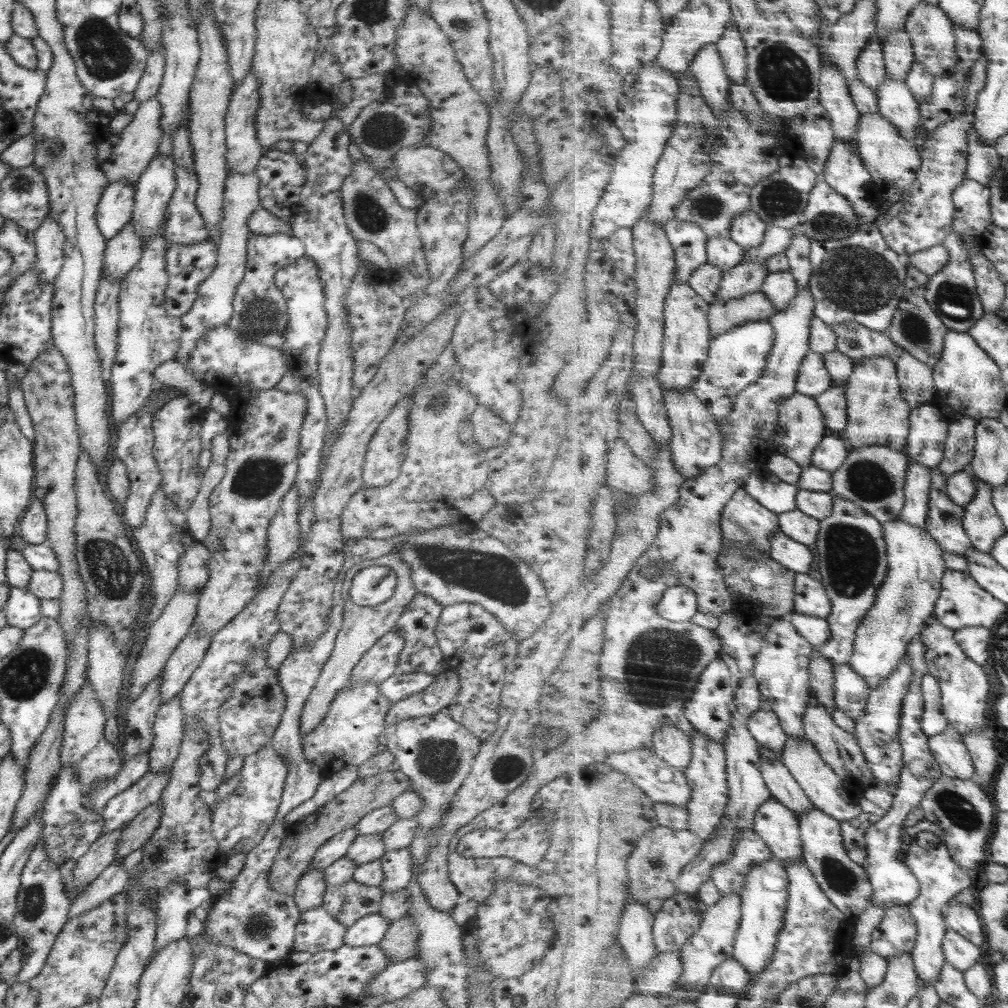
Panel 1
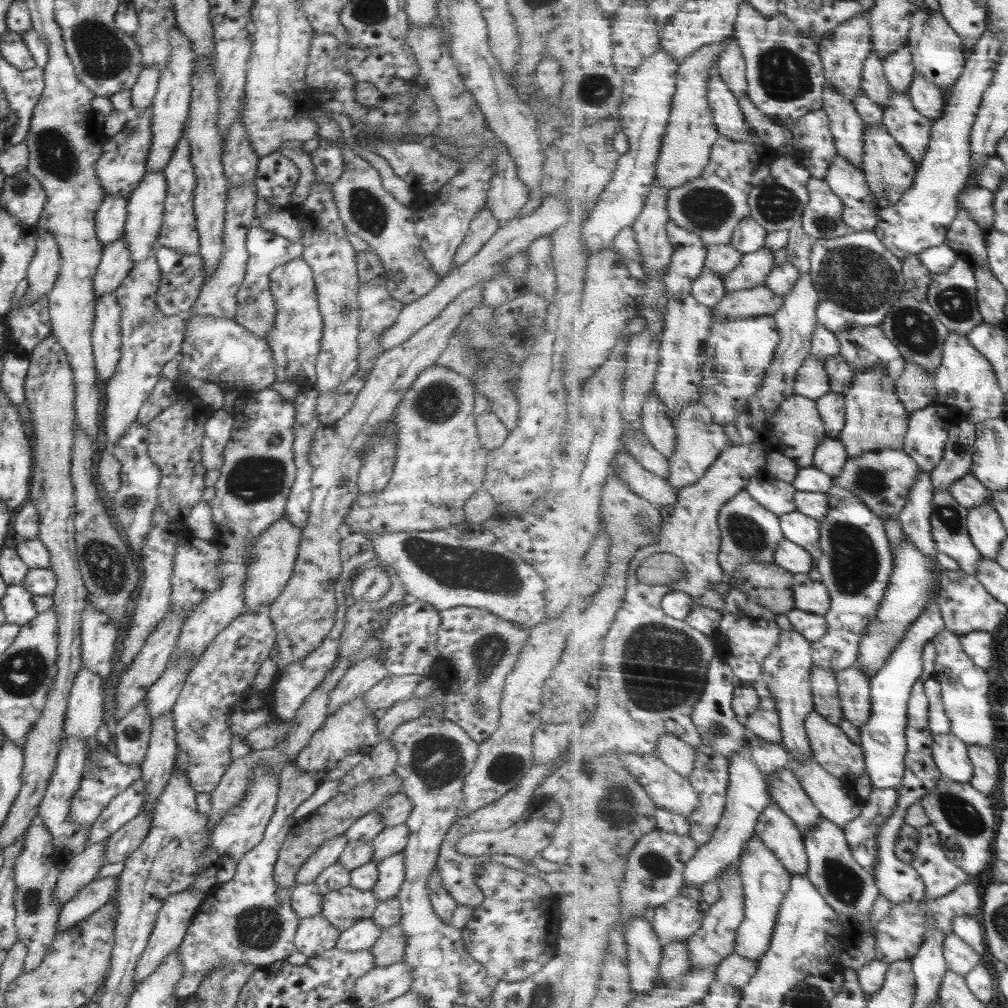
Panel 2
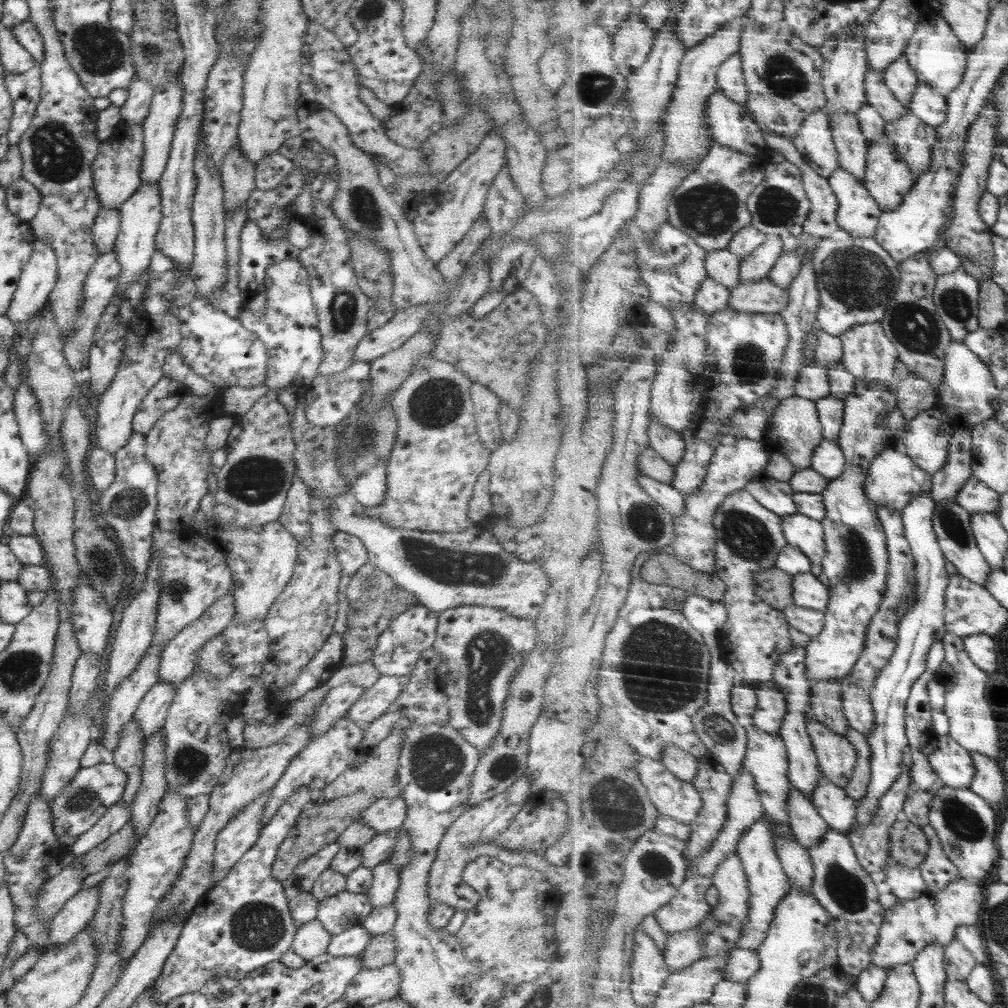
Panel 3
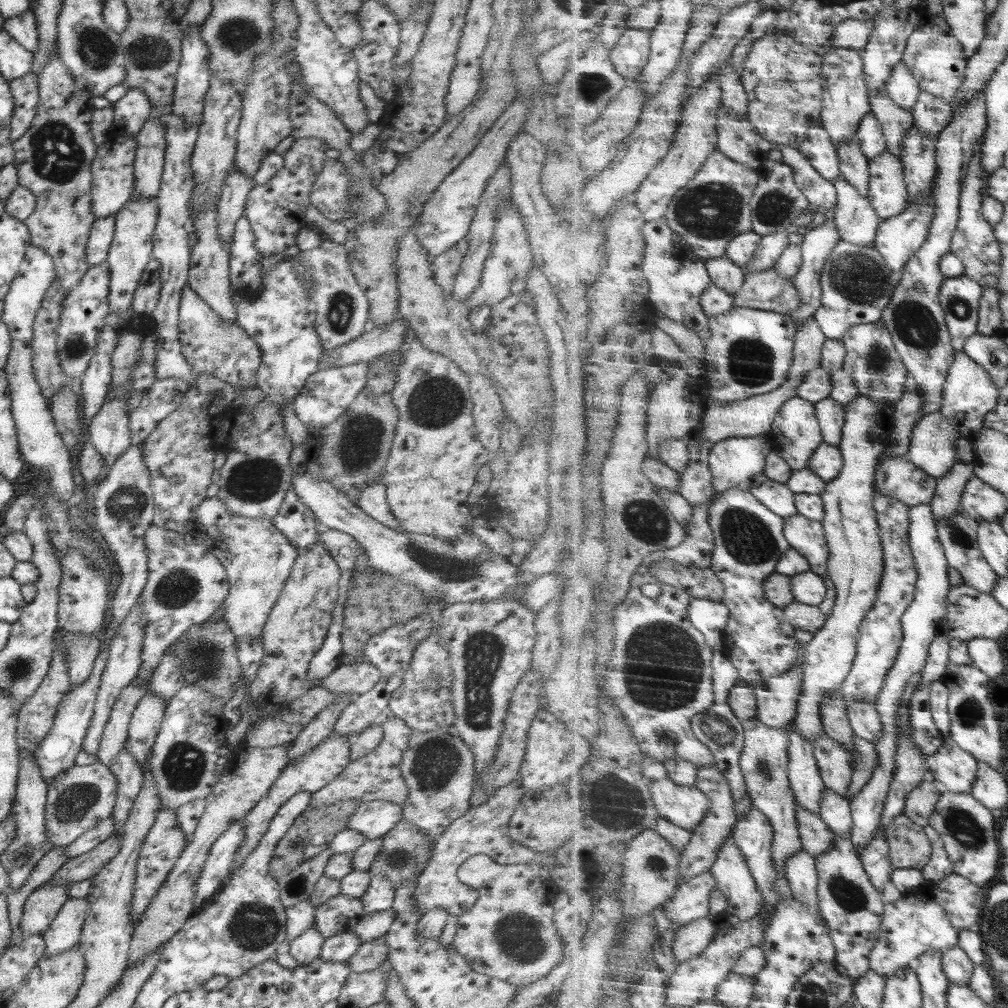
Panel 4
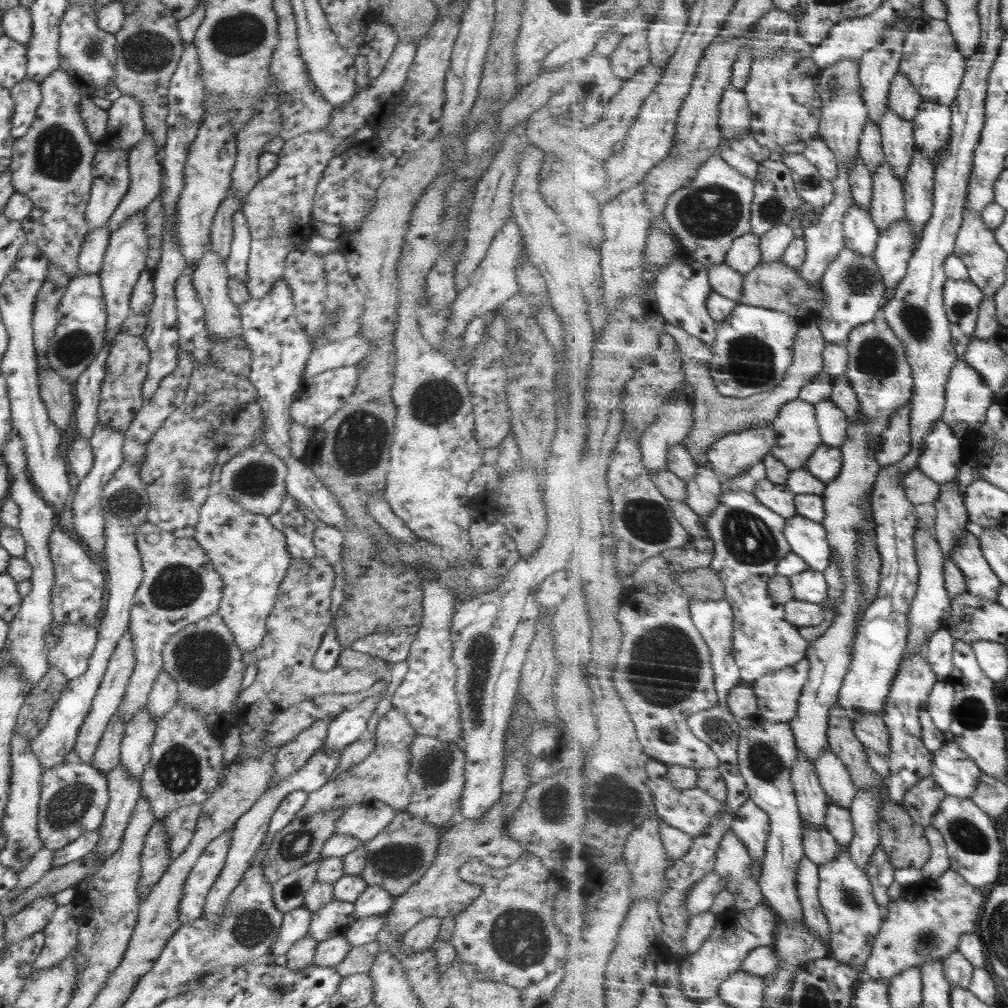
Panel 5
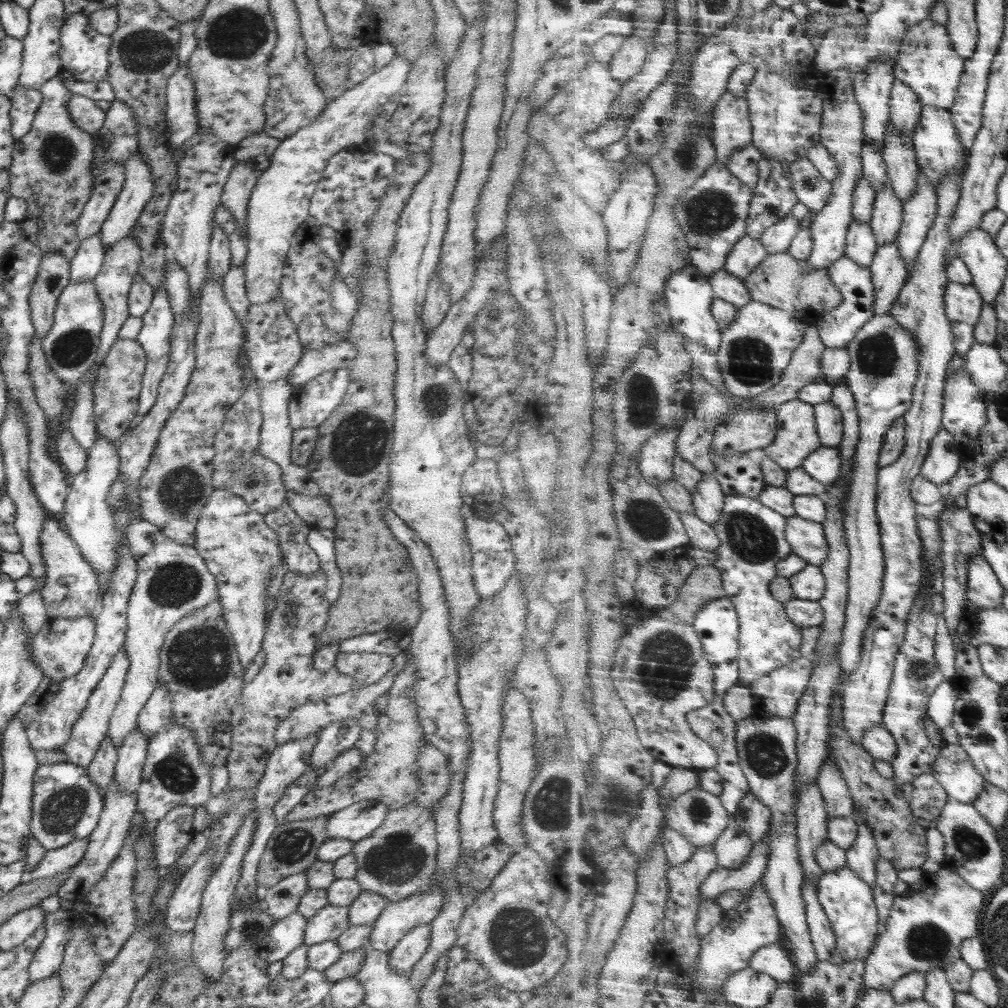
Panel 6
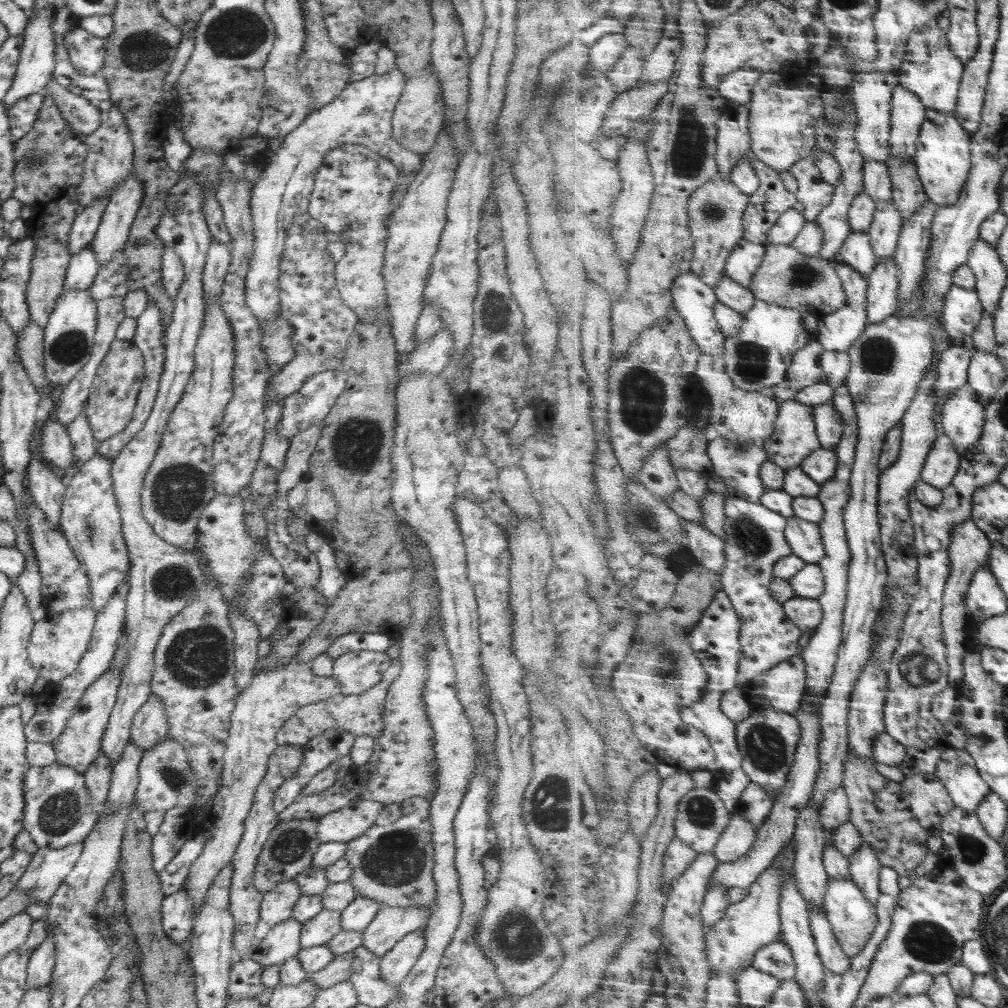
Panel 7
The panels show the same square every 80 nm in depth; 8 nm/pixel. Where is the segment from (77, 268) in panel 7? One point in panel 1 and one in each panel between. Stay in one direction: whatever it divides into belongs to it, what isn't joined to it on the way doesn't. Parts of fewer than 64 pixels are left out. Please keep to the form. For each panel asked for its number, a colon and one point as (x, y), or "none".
1: (115, 207)
2: (110, 218)
3: (106, 226)
4: (102, 232)
5: (93, 249)
6: (89, 258)

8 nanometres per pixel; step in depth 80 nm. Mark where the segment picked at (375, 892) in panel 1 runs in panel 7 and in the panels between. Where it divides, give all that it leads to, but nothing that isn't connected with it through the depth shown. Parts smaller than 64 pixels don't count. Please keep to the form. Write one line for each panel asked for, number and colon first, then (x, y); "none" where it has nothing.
2: (344, 907)
3: (339, 912)
4: (340, 914)
5: (333, 919)
6: (330, 922)
7: (319, 930)

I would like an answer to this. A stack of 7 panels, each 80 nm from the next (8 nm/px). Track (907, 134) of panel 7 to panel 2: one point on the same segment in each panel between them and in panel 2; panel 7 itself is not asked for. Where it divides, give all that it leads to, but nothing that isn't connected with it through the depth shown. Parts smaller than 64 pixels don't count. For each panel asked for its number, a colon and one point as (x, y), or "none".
2: (900, 68)
3: (903, 79)
4: (904, 88)
5: (906, 99)
6: (907, 108)

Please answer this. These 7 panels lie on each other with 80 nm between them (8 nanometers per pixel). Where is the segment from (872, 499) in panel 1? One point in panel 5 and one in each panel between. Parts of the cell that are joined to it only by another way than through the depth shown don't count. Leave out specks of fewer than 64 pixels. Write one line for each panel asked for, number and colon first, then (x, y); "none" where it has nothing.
2: (884, 479)
3: (895, 479)
4: (897, 477)
5: (921, 489)

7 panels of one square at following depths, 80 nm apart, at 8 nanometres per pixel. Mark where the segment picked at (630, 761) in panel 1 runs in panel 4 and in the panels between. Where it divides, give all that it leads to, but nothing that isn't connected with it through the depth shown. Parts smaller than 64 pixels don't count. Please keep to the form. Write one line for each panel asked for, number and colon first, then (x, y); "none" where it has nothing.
2: (670, 789)
3: (675, 797)
4: (687, 806)

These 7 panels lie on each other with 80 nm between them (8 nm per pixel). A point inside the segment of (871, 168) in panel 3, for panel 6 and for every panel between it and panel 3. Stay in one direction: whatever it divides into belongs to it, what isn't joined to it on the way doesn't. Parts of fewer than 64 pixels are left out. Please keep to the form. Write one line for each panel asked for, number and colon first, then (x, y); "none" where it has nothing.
4: (889, 193)
5: (889, 207)
6: (889, 218)

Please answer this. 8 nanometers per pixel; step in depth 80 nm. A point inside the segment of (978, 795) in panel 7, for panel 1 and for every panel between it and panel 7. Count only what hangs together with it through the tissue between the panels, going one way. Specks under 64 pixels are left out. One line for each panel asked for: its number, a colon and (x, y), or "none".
1: (950, 748)
2: (953, 755)
3: (955, 764)
4: (956, 768)
5: (955, 769)
6: (955, 769)

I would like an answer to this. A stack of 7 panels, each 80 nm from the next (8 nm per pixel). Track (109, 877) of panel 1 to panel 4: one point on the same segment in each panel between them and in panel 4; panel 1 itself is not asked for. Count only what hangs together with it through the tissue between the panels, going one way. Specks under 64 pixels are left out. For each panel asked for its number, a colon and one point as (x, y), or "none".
2: (96, 893)
3: (72, 918)
4: (64, 932)

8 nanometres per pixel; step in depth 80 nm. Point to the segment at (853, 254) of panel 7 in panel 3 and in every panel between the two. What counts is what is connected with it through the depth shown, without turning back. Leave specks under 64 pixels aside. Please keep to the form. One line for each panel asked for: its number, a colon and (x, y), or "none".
3: (860, 213)
4: (859, 221)
5: (863, 234)
6: (863, 246)

